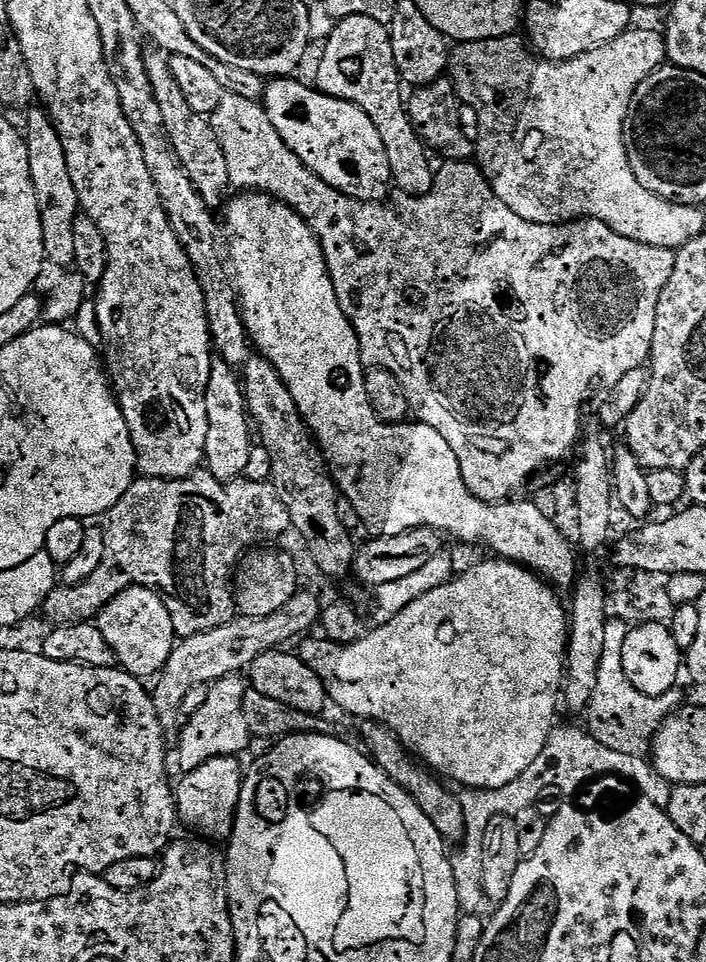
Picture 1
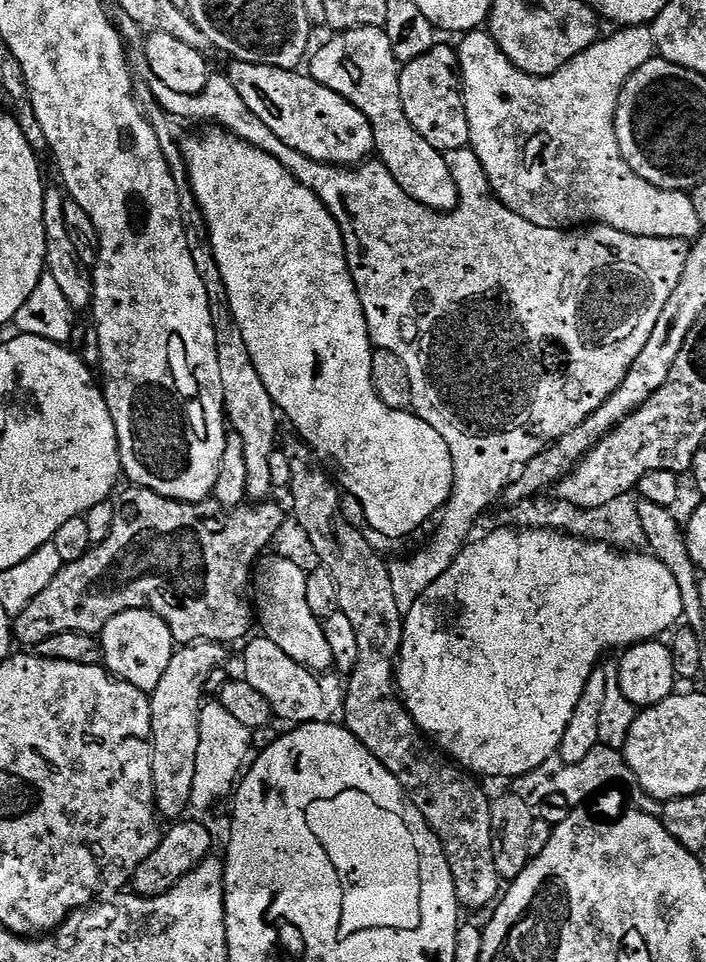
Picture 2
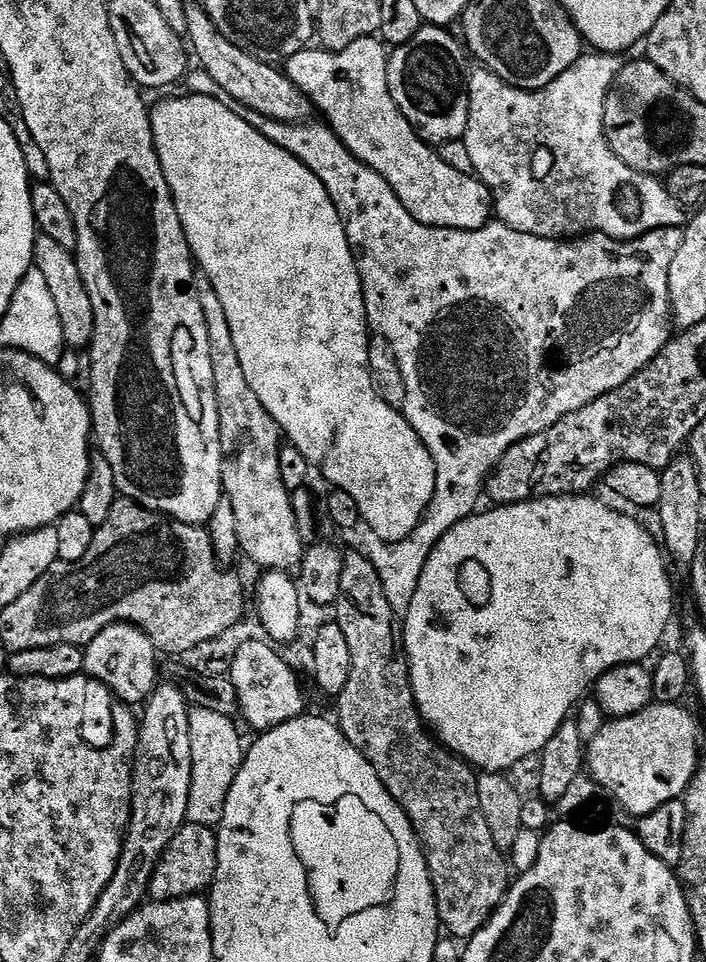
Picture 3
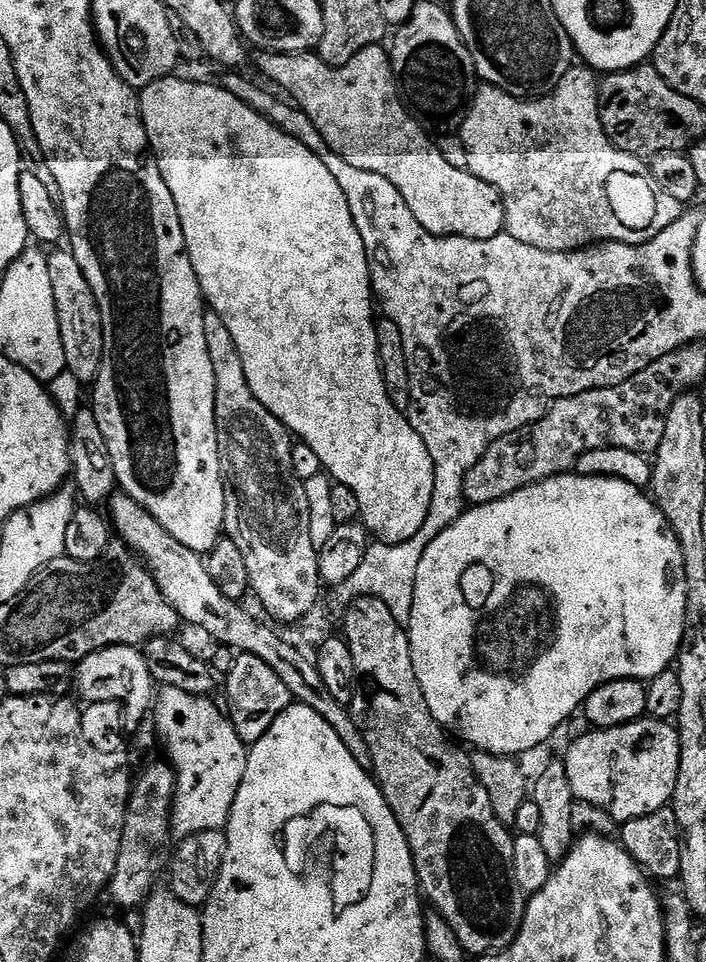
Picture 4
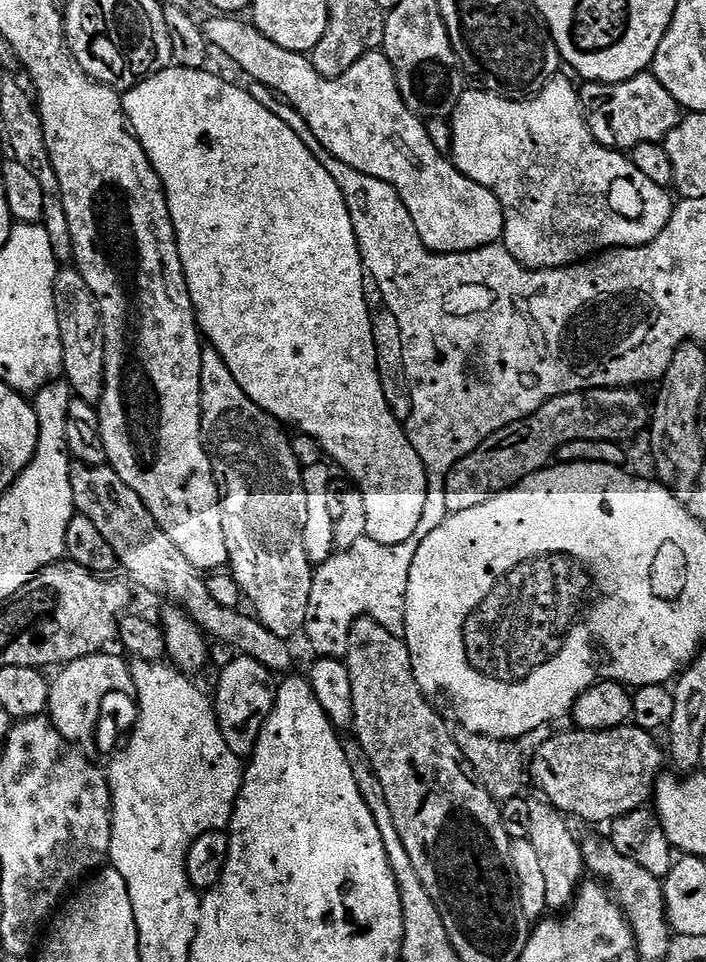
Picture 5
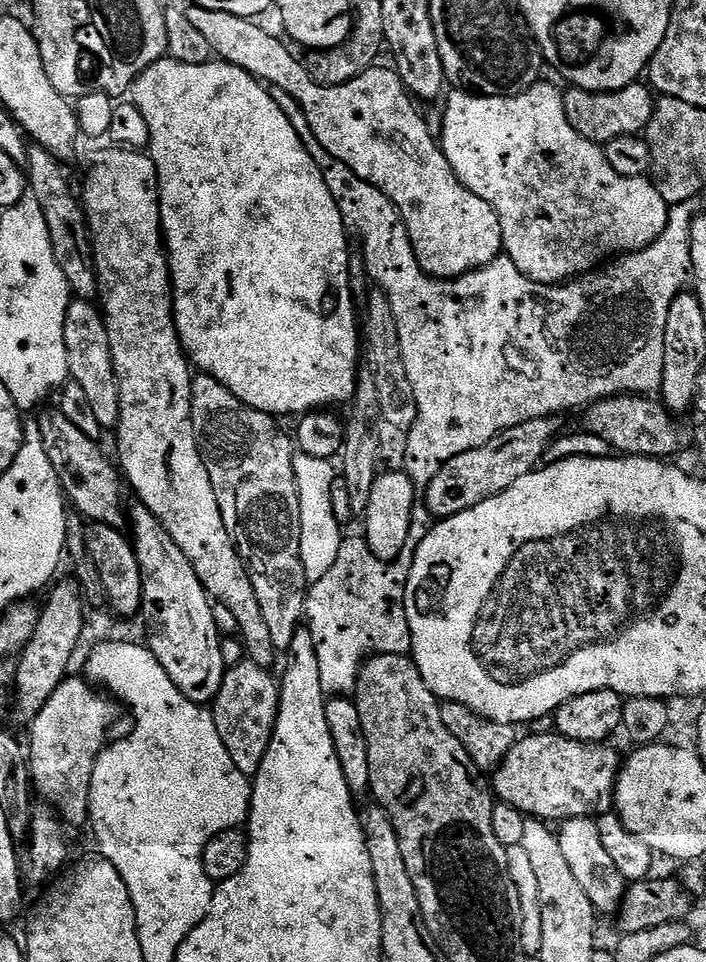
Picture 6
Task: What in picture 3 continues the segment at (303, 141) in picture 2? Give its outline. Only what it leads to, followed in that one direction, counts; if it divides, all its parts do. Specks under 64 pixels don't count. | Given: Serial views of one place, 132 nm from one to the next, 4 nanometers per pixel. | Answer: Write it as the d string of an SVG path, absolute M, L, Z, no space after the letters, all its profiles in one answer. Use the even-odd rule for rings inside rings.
M199 3L188 8L188 36L192 39L191 51L195 59L196 56L200 59L199 67L202 71L210 74L210 78L214 78L214 82L218 82L222 90L234 94L234 98L238 98L247 108L258 110L258 114L274 118L283 124L299 124L311 117L308 115L313 115L312 103L281 69L280 72L276 69L279 67L275 63L254 58L246 54L246 50L234 46L234 42L221 34L207 10Z

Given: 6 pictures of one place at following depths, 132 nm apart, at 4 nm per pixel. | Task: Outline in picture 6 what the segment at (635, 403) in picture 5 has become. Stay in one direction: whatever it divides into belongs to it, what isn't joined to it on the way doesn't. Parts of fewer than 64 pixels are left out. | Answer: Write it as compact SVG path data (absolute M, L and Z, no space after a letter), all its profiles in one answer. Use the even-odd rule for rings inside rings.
M543 416L534 418L530 422L522 422L522 426L514 426L510 430L490 438L490 442L486 442L486 446L478 446L474 450L466 450L466 454L458 454L458 458L450 458L450 462L446 462L446 466L442 466L442 470L438 470L438 474L430 482L430 486L423 489L422 502L428 507L428 512L434 518L447 518L454 514L462 514L462 510L470 510L474 506L478 506L478 502L486 502L486 498L494 498L498 494L502 494L502 490L514 486L514 482L518 482L518 478L535 472L543 461L546 450L552 445L552 441L561 435L562 429L560 429L558 421L556 416Z

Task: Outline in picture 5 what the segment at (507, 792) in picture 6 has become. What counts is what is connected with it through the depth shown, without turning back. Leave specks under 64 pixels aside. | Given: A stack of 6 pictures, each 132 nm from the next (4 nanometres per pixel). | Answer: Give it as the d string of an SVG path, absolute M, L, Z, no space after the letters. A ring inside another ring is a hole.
M625 726L623 728L611 728L610 730L598 730L597 732L585 732L583 730L571 730L571 731L572 732L564 732L561 734L561 736L550 737L549 740L546 741L545 744L542 745L541 748L537 750L536 757L534 757L533 760L531 757L531 760L530 760L530 780L531 780L531 783L533 780L533 782L536 783L537 786L540 787L542 791L544 791L544 792L541 792L543 799L547 800L548 803L553 804L553 806L555 808L560 809L561 812L567 814L569 817L577 816L577 818L580 820L605 820L605 822L611 822L613 820L617 820L619 816L624 816L628 812L634 812L634 811L636 811L637 808L645 807L646 801L644 801L644 799L646 799L647 796L649 799L649 797L651 797L653 795L654 785L655 785L658 777L661 775L662 769L660 769L660 763L662 763L663 760L666 760L666 756L665 756L665 753L662 751L662 748L661 748L662 753L660 753L660 748L658 745L656 745L657 737L655 735L653 735L653 733L647 732L646 730L642 730L641 728L638 728L635 726Z

